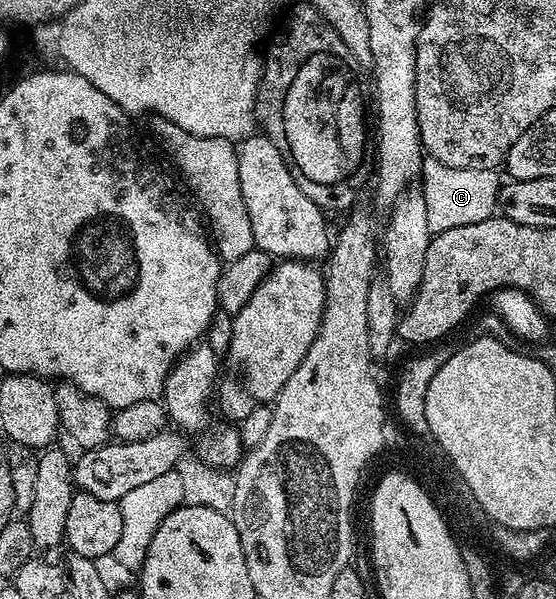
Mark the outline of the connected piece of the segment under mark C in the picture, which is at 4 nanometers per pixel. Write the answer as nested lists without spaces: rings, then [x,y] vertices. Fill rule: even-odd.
[[[426,156],[421,172],[420,191],[425,197],[426,221],[432,234],[445,229],[457,228],[463,224],[492,218],[498,210],[501,178],[494,168],[489,170],[469,169],[445,165],[436,158]]]

